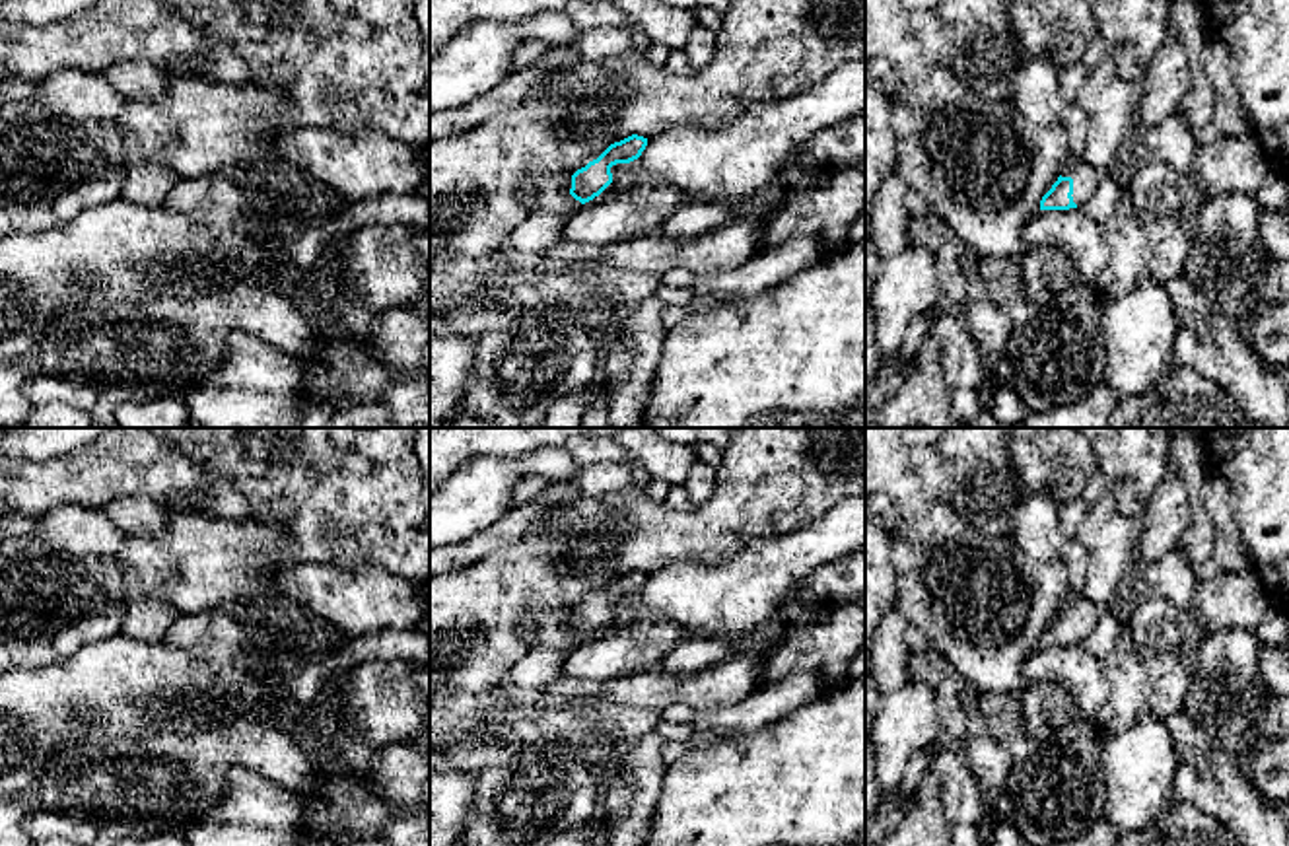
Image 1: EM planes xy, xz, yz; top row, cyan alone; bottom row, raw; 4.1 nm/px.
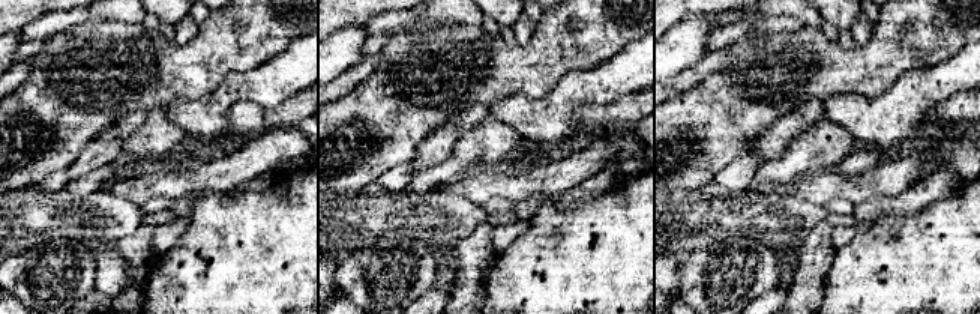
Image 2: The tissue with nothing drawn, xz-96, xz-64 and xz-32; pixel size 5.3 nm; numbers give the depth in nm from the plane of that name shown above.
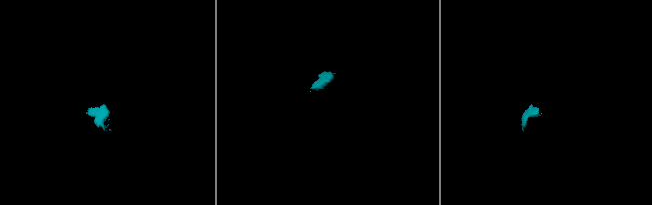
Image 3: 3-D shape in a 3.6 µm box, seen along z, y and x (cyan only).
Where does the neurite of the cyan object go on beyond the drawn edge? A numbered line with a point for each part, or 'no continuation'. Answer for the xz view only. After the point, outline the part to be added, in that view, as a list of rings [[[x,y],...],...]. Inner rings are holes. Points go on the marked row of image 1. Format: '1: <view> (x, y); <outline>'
no continuation

